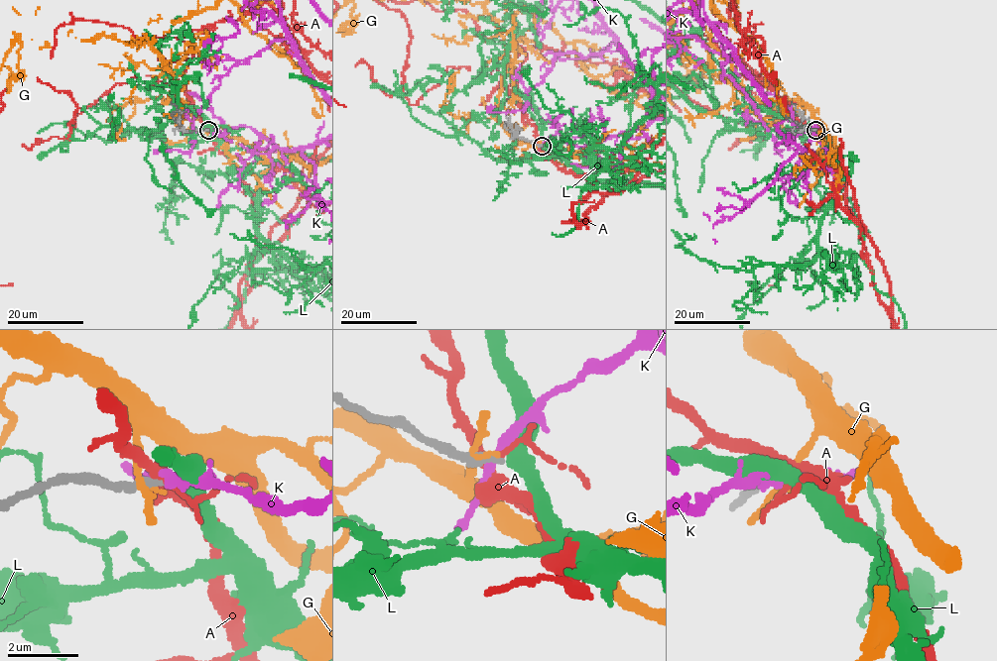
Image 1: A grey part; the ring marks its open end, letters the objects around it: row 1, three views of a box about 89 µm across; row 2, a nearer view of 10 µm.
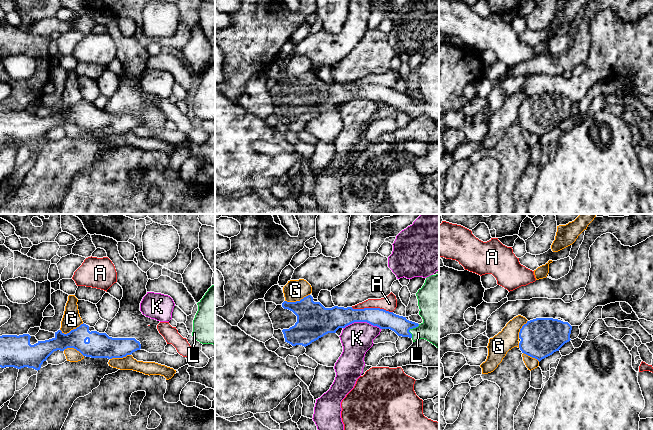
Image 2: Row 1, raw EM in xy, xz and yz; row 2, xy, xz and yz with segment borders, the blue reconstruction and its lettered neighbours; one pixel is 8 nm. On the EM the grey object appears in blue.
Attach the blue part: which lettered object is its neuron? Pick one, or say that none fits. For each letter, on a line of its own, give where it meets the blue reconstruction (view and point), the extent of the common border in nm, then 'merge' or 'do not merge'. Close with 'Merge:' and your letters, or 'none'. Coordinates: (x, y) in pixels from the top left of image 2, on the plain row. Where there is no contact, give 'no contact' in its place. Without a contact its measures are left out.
A: meets blue in xz at (372, 84); contact 340 nm long; do not merge
G: meets blue in xz at (297, 77); contact 200 nm long; do not merge
K: meets blue in xz at (362, 97); contact 320 nm long; do not merge
L: meets blue in xz at (410, 104); contact 130 nm long; merge
Merge: L

